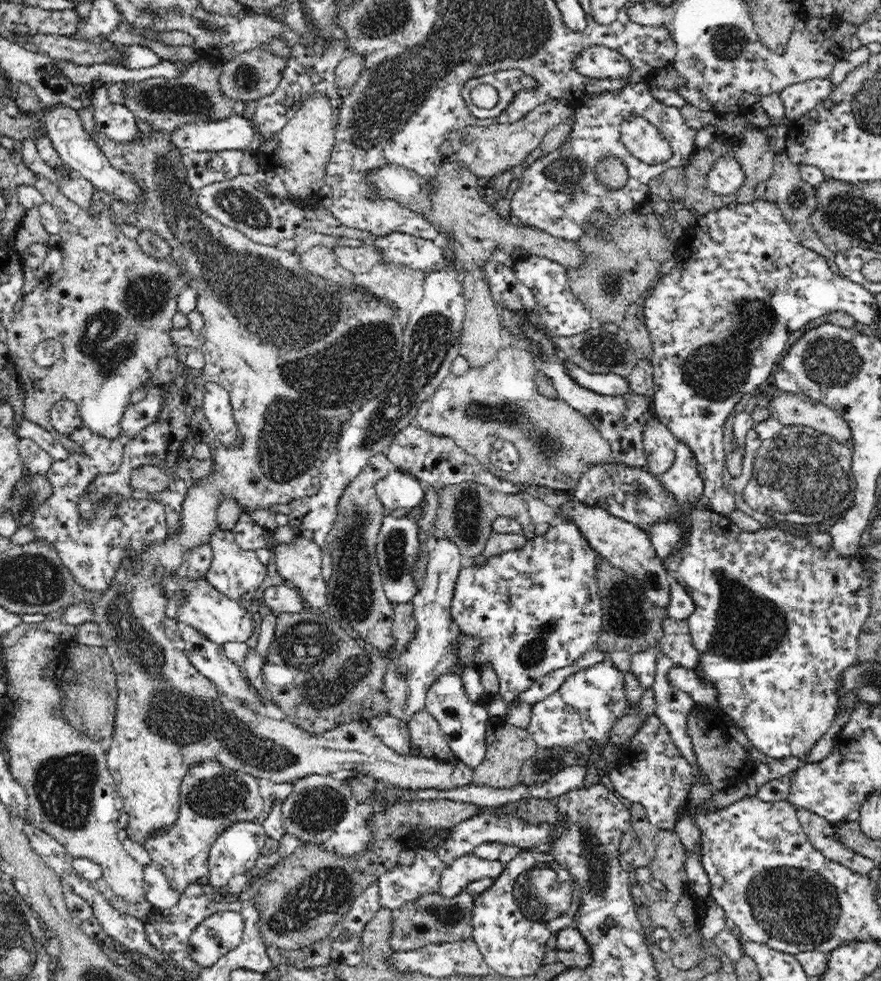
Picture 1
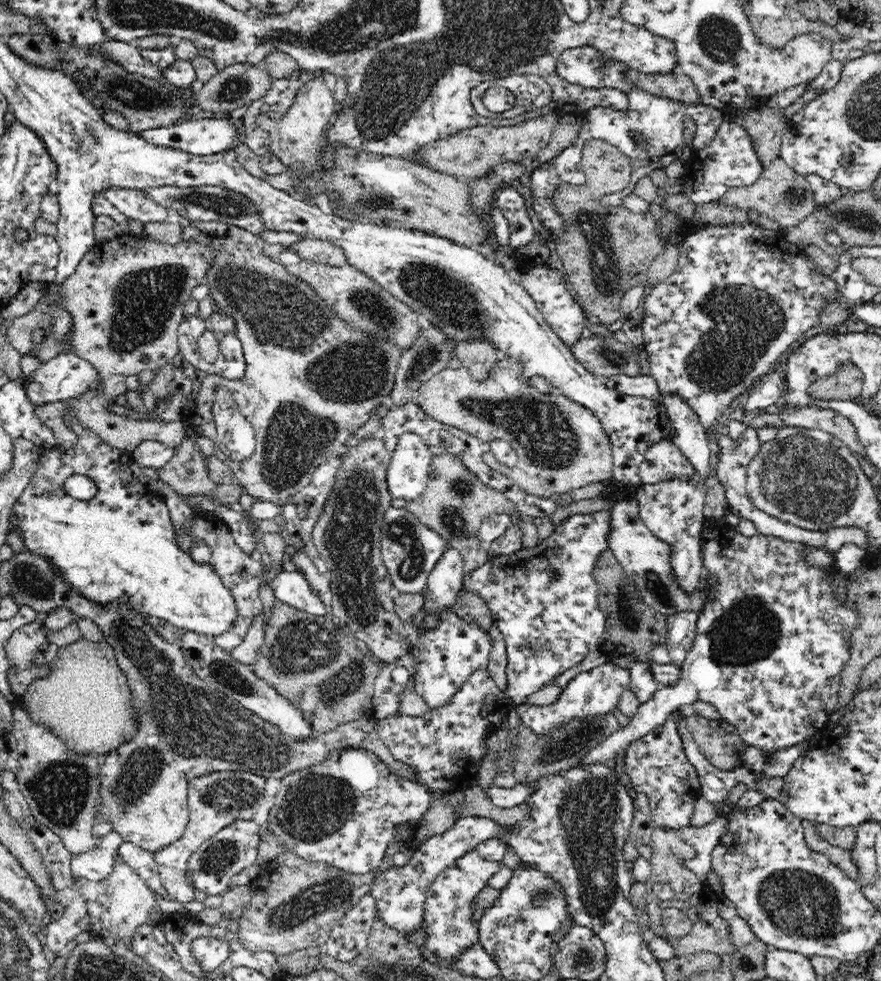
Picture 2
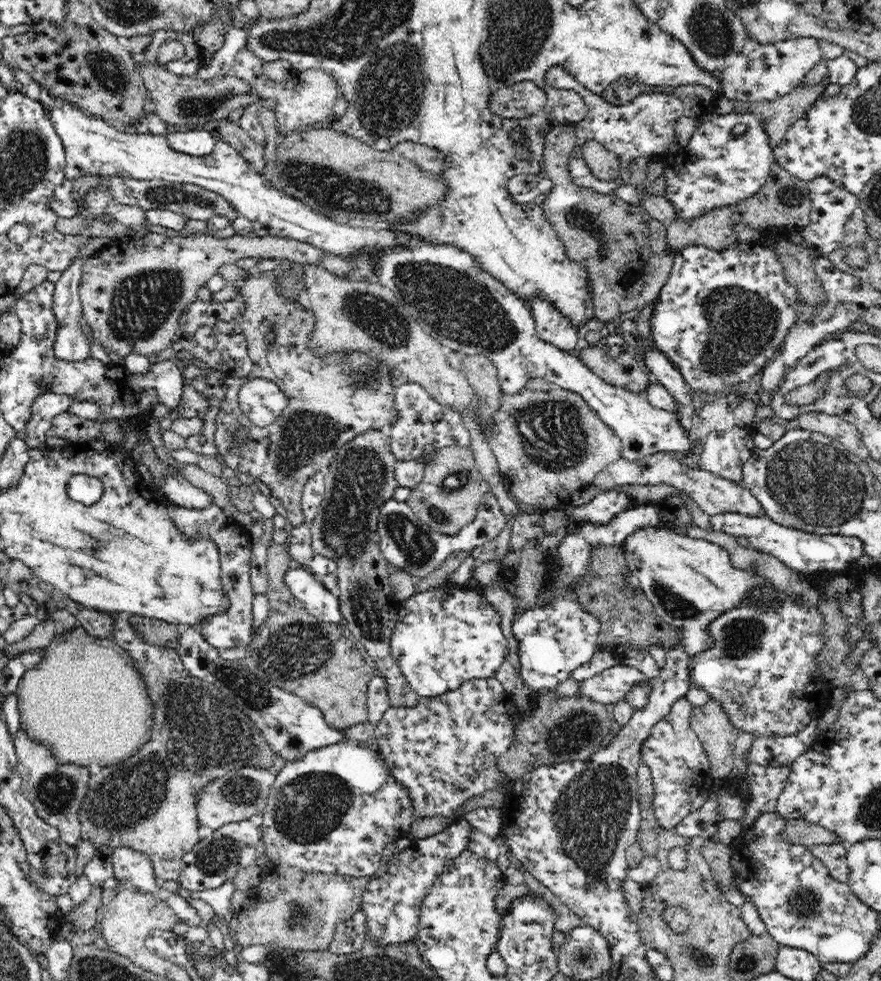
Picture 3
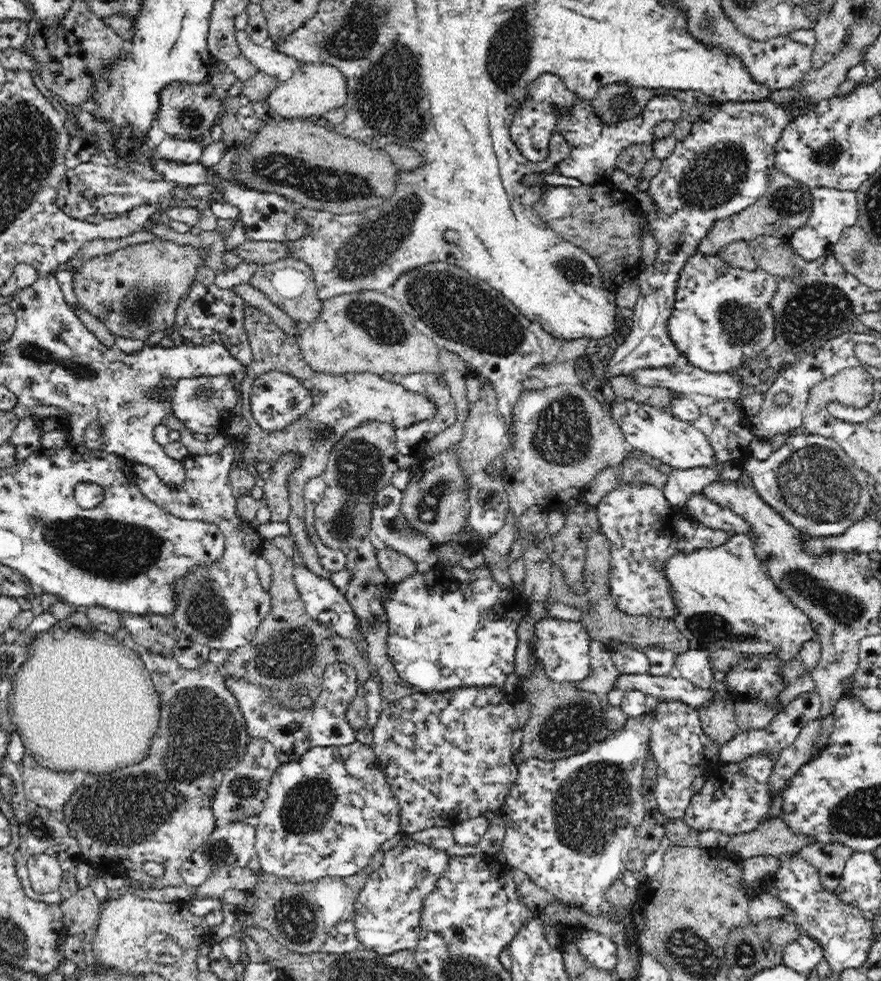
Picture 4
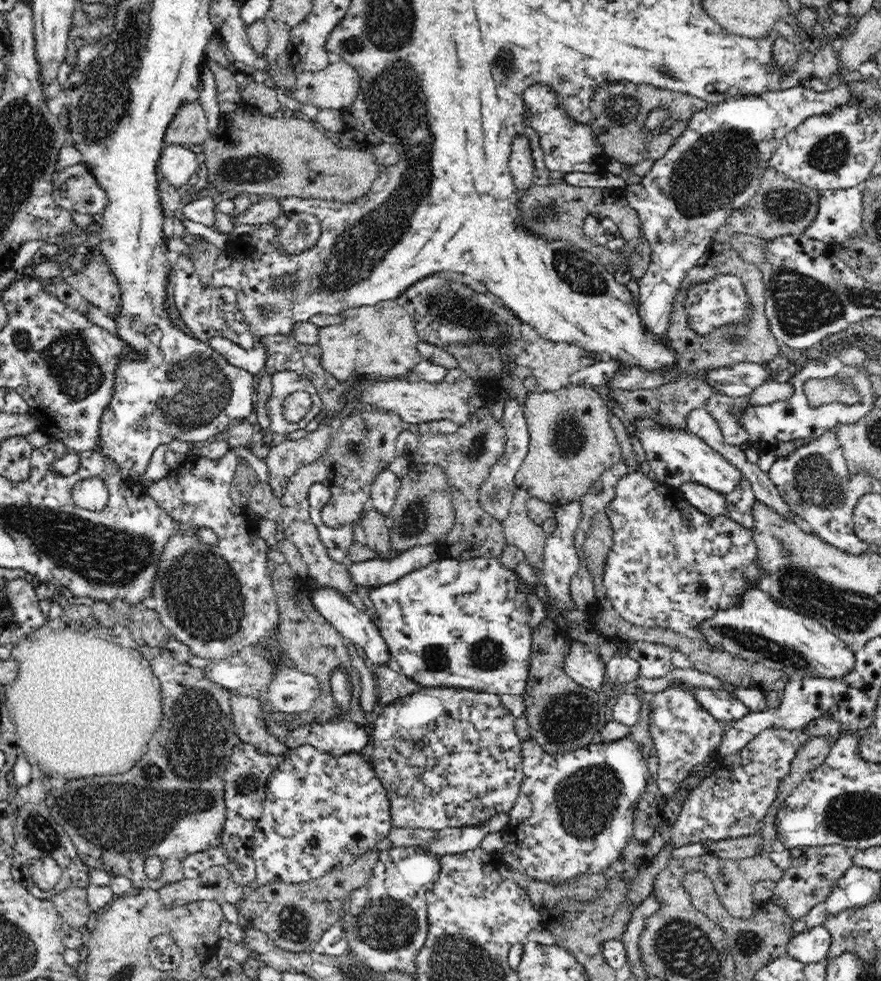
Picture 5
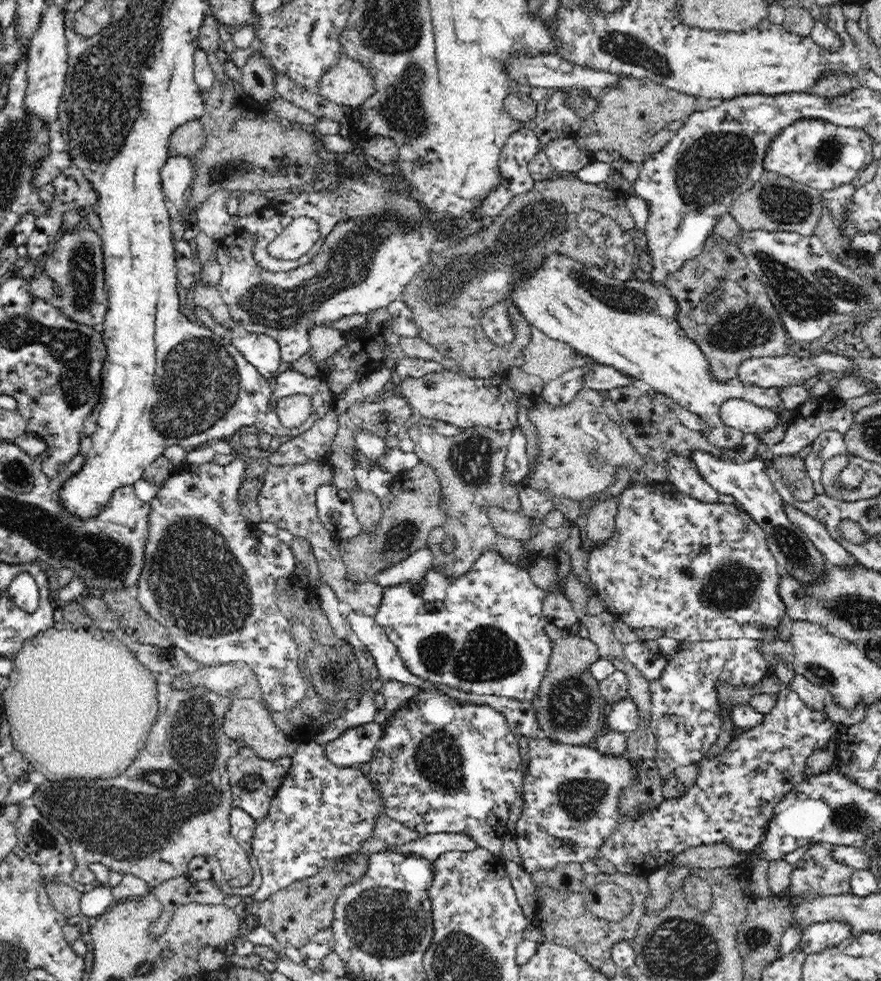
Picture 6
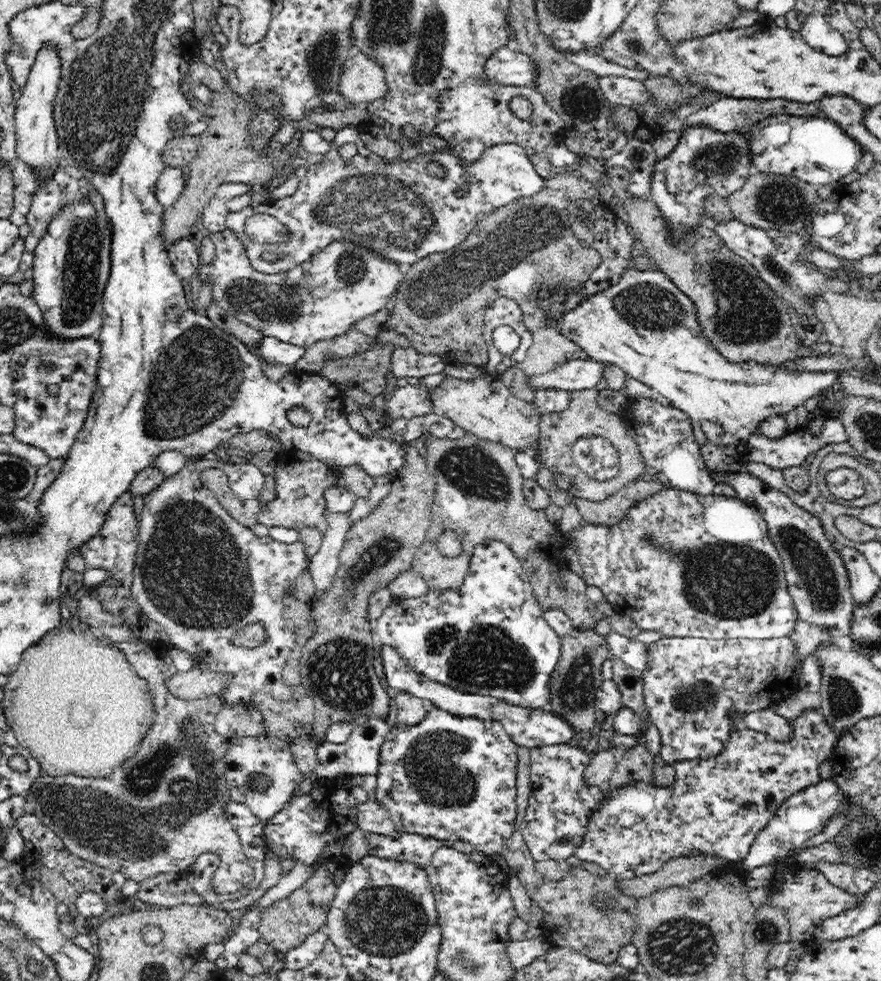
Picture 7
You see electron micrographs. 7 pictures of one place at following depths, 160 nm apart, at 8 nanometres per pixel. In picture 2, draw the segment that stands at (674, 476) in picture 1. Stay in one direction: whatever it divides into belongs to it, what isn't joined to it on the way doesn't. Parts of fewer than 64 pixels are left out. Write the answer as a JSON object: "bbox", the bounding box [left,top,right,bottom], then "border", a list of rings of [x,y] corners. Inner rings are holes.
{"bbox":[636,392,710,668],"border":[[[663,392],[662,403],[670,417],[672,428],[671,440],[676,443],[681,452],[696,465],[697,472],[709,472],[710,444],[704,423],[700,415],[690,407],[689,402],[677,392]],[[658,483],[640,485],[636,488],[640,503],[639,517],[656,535],[664,537],[676,548],[673,556],[673,569],[682,588],[694,588],[698,584],[698,574],[704,568],[701,554],[701,538],[706,518],[703,513],[702,487],[698,483]],[[694,613],[667,618],[667,635],[664,645],[670,657],[670,664],[680,668],[686,660],[686,655],[692,650],[697,634],[698,619],[699,616]]]}

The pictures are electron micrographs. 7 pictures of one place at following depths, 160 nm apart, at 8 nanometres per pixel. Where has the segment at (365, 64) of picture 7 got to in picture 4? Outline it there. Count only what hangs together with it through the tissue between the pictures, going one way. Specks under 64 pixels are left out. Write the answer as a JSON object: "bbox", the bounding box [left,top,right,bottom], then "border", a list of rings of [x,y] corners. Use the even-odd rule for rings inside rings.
{"bbox":[266,63,349,118],"border":[[[309,63],[298,67],[289,83],[280,84],[270,94],[266,107],[285,118],[303,118],[307,115],[319,118],[328,110],[342,108],[349,99],[349,82],[346,74],[333,64]]]}

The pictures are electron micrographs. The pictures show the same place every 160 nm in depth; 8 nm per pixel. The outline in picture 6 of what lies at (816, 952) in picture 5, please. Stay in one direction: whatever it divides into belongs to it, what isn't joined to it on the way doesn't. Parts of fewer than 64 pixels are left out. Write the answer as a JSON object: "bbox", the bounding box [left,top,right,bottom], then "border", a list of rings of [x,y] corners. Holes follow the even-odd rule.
{"bbox":[799,920,852,954],"border":[[[826,920],[811,924],[803,932],[799,946],[810,954],[839,945],[851,936],[852,924],[849,920]]]}

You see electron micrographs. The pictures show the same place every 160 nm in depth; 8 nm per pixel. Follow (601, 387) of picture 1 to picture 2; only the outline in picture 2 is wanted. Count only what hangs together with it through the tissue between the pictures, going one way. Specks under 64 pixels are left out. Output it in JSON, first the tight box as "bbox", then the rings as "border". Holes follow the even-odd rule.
{"bbox":[605,374,663,403],"border":[[[640,374],[635,377],[626,375],[613,376],[605,380],[605,383],[608,384],[610,388],[617,389],[620,393],[641,396],[642,398],[659,403],[663,400],[663,390],[650,374]]]}

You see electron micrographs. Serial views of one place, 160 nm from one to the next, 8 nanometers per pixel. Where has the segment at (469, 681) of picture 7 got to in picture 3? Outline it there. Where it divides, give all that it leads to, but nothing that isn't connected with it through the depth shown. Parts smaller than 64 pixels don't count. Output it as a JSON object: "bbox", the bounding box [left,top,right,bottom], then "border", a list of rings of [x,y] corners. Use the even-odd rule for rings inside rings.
{"bbox":[389,579,508,697],"border":[[[448,579],[441,586],[438,586],[438,588],[430,588],[424,592],[412,592],[410,596],[404,598],[403,602],[399,603],[396,612],[396,624],[390,635],[389,643],[391,653],[394,657],[394,662],[398,665],[404,677],[406,677],[408,686],[412,692],[416,693],[419,697],[438,696],[442,693],[454,690],[472,679],[494,679],[498,668],[502,666],[502,662],[506,662],[506,658],[508,658],[508,639],[506,639],[504,632],[502,632],[502,616],[500,616],[500,612],[492,606],[492,602],[488,602],[488,598],[485,598],[482,594],[483,587],[478,587],[474,581],[471,583],[458,584]]]}

